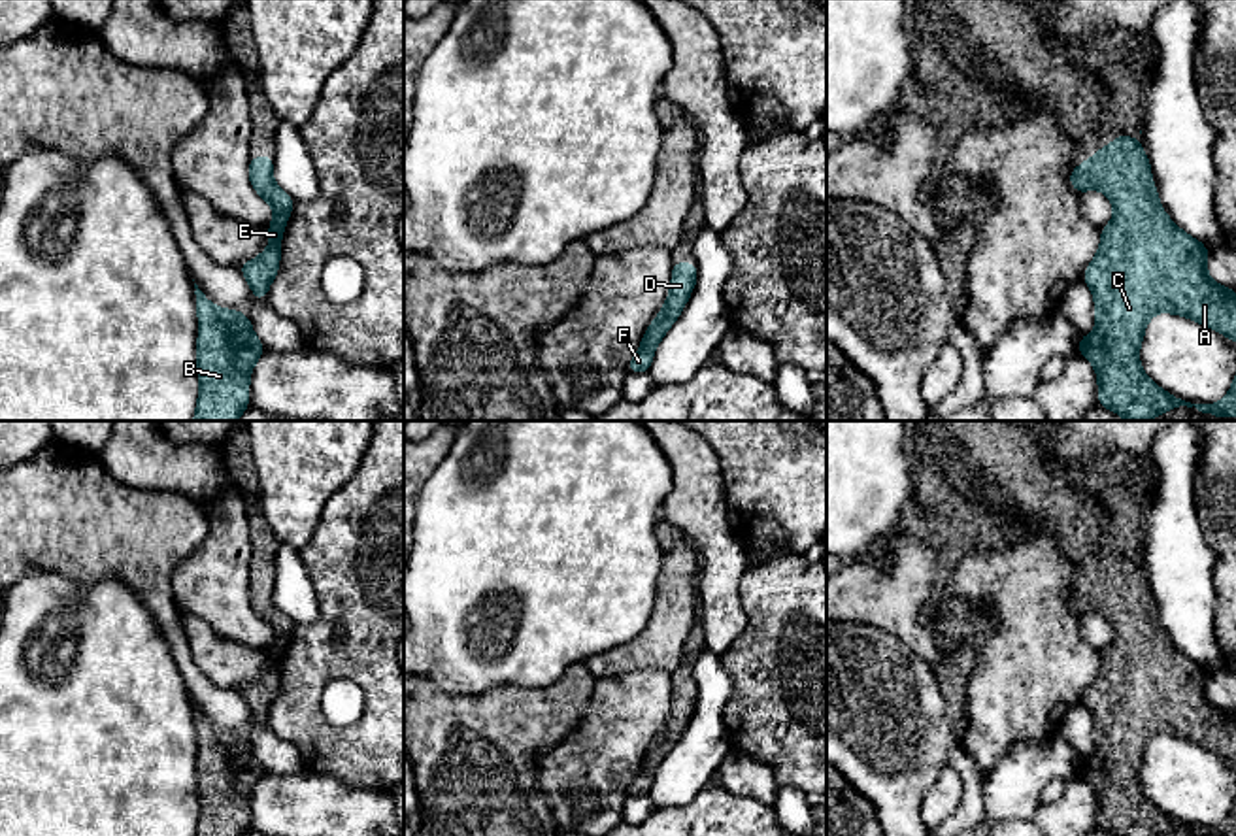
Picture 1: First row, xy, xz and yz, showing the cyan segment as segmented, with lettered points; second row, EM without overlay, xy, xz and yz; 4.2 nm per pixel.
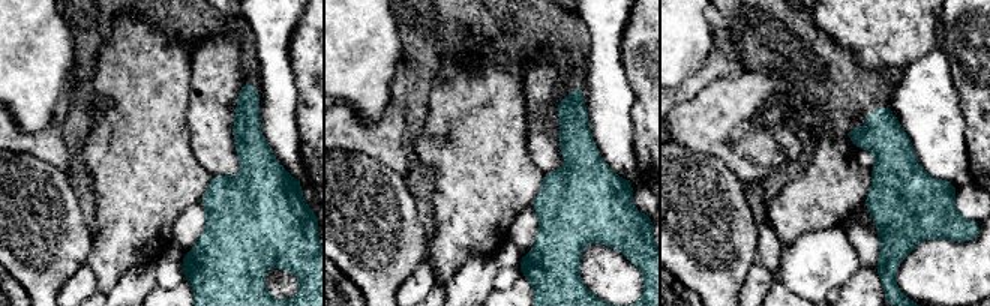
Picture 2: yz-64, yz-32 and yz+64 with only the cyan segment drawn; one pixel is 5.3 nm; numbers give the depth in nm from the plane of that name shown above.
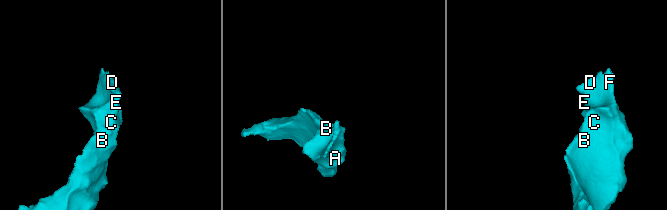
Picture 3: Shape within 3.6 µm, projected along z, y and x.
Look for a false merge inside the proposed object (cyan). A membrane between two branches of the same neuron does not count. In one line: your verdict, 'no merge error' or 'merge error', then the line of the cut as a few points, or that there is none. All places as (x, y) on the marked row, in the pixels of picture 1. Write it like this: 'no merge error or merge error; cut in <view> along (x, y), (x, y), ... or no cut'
no merge error; no cut

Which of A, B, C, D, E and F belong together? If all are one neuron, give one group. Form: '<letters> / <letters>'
A B C D E F

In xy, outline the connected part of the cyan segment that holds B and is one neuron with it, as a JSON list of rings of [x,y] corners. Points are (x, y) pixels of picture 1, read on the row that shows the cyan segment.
[[[194,289],[200,394],[192,421],[236,421],[249,408],[249,374],[266,349],[243,311],[217,308]]]

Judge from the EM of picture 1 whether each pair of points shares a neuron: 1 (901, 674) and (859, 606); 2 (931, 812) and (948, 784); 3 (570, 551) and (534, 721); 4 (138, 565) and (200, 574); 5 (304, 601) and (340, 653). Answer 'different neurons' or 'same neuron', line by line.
1: different neurons
2: same neuron
3: different neurons
4: different neurons
5: different neurons

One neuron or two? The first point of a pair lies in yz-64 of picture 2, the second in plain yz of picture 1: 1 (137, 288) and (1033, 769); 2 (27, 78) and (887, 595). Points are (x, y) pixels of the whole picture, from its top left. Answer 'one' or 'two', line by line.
1: one
2: two

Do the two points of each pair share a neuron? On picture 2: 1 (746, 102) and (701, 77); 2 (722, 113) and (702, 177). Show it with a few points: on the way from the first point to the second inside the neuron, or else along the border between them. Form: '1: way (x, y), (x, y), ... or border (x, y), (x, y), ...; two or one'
1: border (744, 74), (716, 78), (681, 102); two
2: border (677, 143), (717, 156), (737, 176); two

